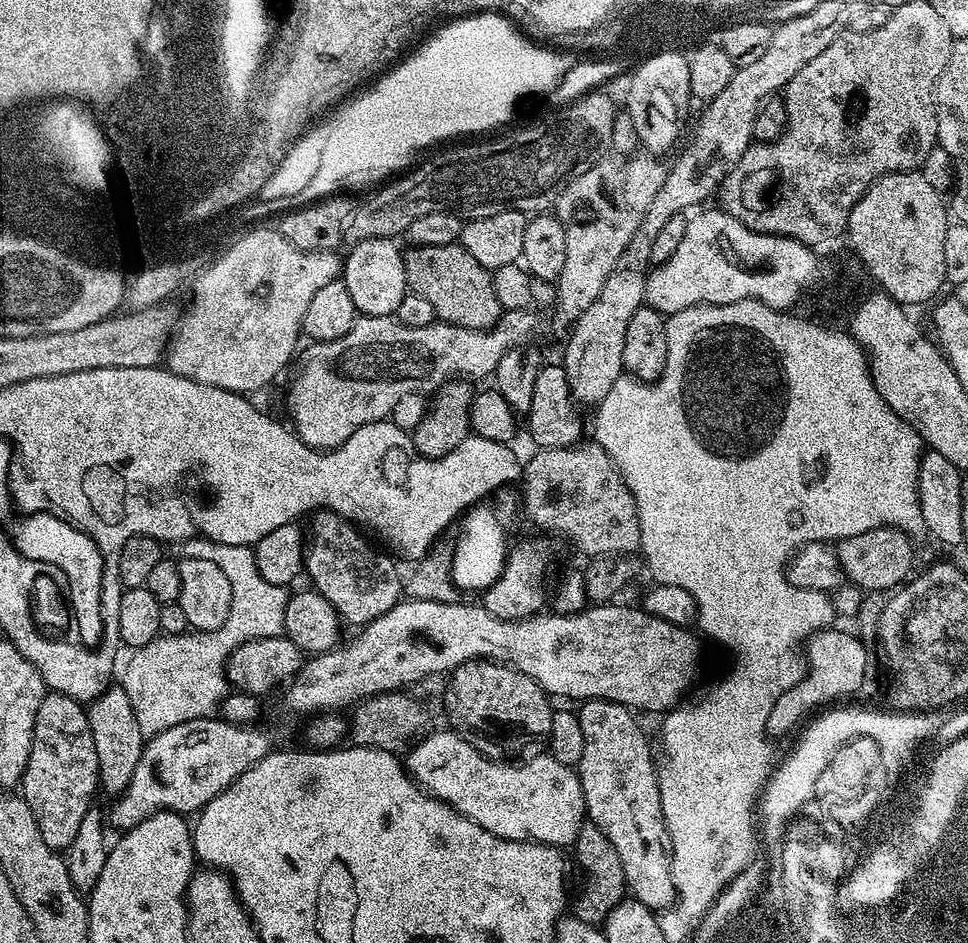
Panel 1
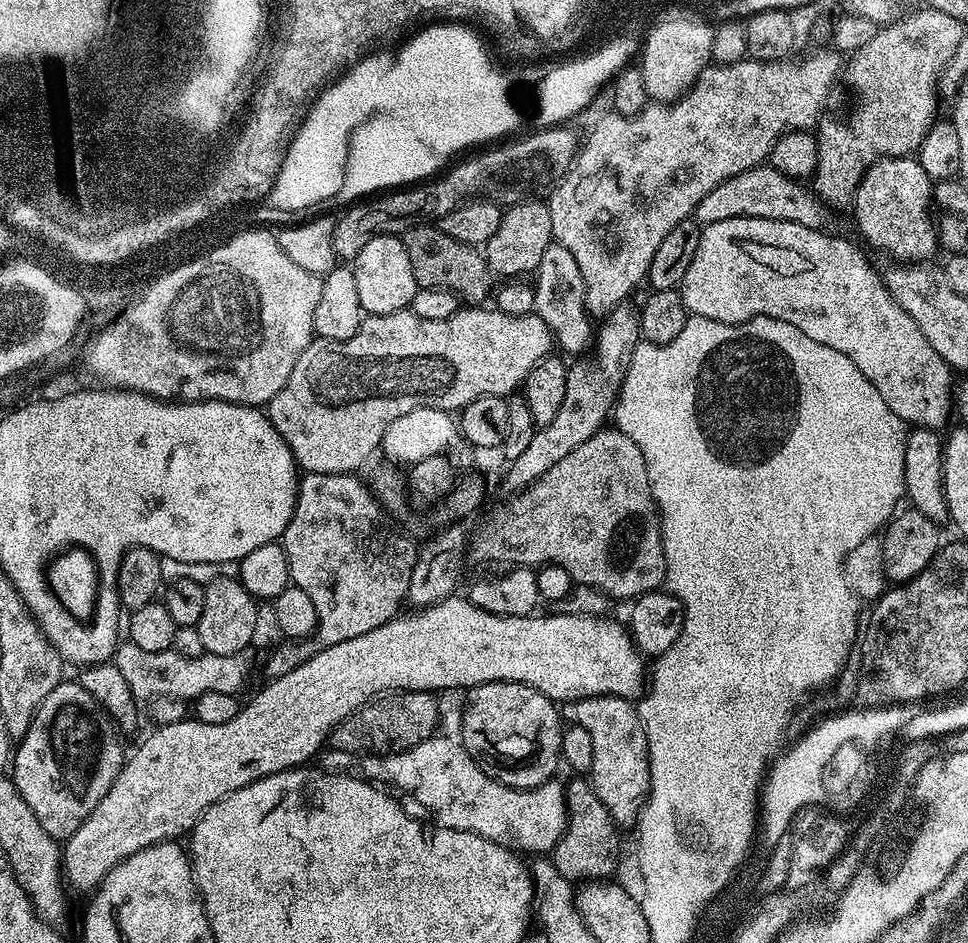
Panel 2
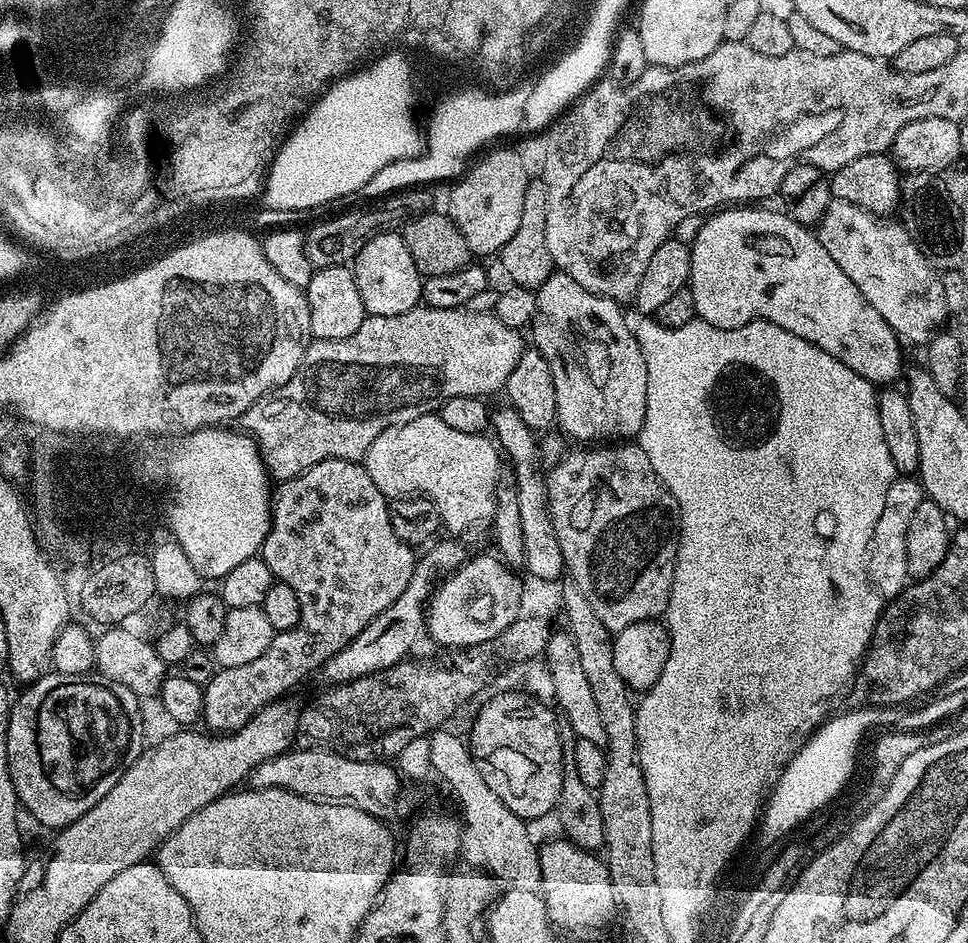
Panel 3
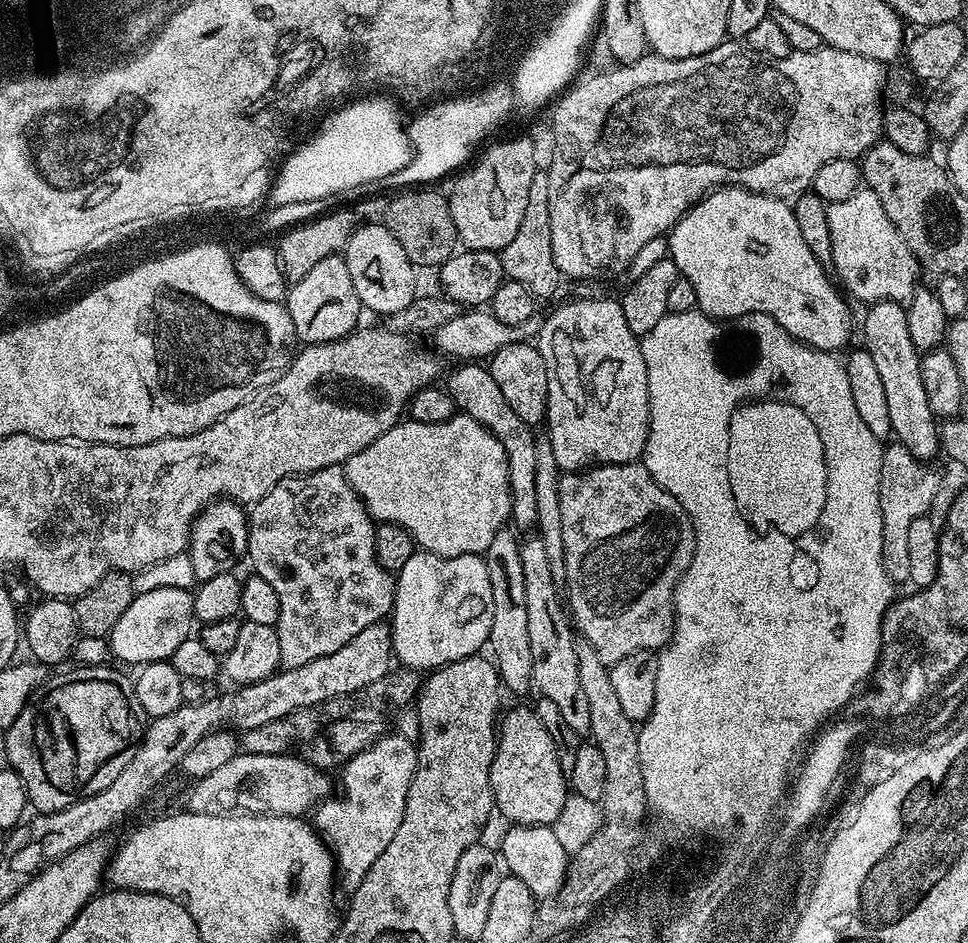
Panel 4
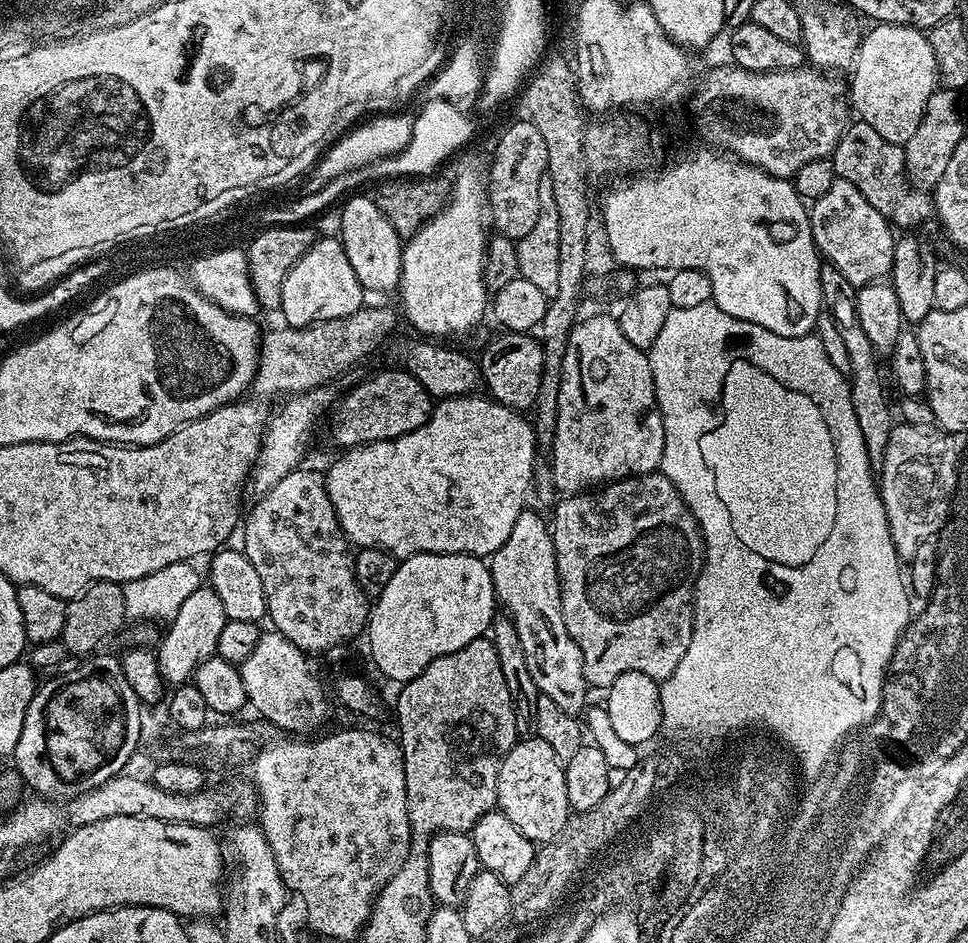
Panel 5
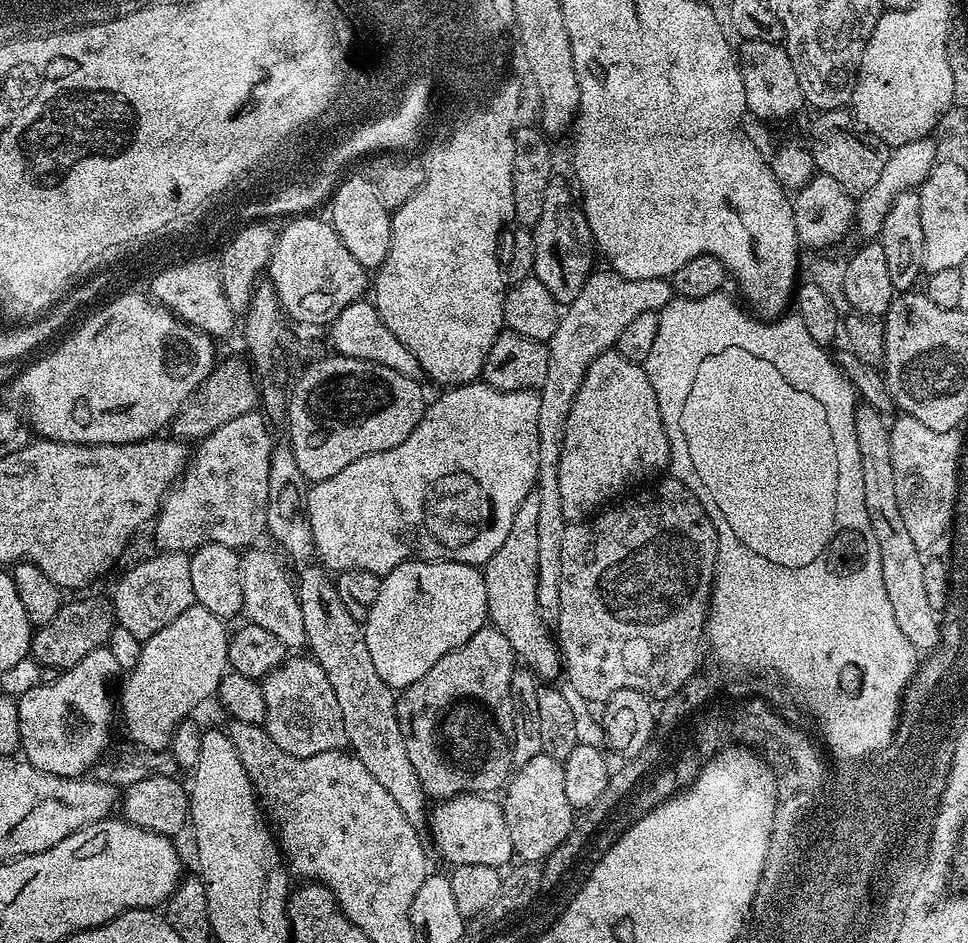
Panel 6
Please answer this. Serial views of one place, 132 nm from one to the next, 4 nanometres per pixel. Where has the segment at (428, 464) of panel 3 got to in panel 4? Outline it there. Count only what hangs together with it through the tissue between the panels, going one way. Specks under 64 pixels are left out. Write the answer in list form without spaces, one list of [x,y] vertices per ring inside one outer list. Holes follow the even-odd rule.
[[[463,414],[454,415],[446,422],[434,422],[433,424],[418,422],[411,418],[401,419],[399,424],[396,424],[390,430],[386,430],[386,434],[382,434],[375,442],[368,444],[366,450],[362,450],[351,456],[349,460],[344,461],[342,467],[350,486],[356,491],[360,501],[366,505],[373,520],[381,524],[402,526],[407,532],[411,532],[413,540],[423,551],[433,552],[439,556],[474,556],[482,554],[490,546],[494,534],[498,534],[498,530],[509,523],[512,515],[512,491],[510,490],[506,450],[502,450],[502,442],[498,442],[498,438],[494,438],[494,434],[490,429],[483,428],[481,424],[474,422],[474,418]]]

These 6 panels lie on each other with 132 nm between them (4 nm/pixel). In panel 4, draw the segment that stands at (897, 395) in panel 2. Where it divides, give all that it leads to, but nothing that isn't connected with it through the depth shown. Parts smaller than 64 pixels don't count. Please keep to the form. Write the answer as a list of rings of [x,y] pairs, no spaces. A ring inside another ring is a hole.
[[[721,186],[699,200],[672,227],[667,238],[668,256],[678,266],[683,279],[694,286],[696,308],[705,316],[731,320],[751,312],[764,312],[801,344],[833,354],[839,353],[839,348],[849,347],[848,339],[852,336],[852,312],[847,304],[849,301],[835,283],[832,285],[828,281],[829,273],[818,262],[818,258],[810,254],[806,241],[798,231],[792,204],[787,199],[763,196],[735,186]]]

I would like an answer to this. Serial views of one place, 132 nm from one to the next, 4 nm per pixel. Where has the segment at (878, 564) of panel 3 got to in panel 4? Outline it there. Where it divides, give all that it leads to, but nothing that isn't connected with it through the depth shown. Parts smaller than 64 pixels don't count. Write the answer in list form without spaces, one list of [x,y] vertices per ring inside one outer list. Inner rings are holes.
[[[892,442],[884,448],[884,461],[880,471],[880,509],[882,510],[882,562],[889,578],[894,582],[910,581],[908,536],[914,518],[922,518],[933,510],[932,503],[940,492],[940,480],[925,461],[914,458],[906,446]]]

